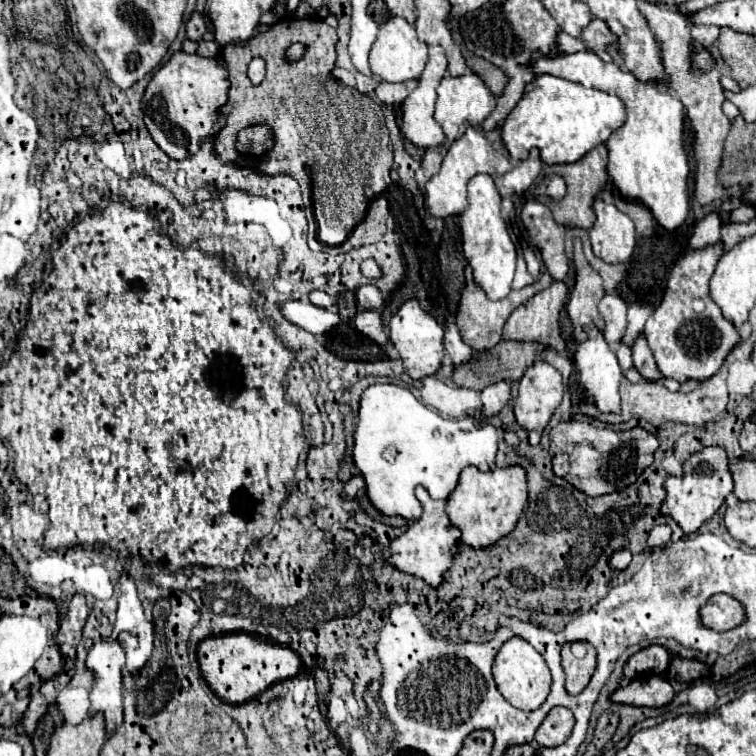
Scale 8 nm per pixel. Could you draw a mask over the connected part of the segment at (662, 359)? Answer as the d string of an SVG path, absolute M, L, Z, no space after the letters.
M722 241L704 249L688 251L670 271L662 303L644 327L644 337L654 353L660 373L664 377L676 379L678 383L686 383L690 379L706 381L714 377L728 353L740 343L740 333L736 325L724 319L720 307L712 301L708 293L708 281L722 253Z

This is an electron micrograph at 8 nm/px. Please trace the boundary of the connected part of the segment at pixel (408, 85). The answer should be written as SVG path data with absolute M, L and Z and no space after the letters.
M402 81L402 83L380 83L376 87L376 97L386 105L402 105L404 99L418 87L416 81Z

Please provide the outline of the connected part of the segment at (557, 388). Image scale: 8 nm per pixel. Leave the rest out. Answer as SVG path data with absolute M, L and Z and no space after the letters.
M536 361L522 375L518 397L514 401L514 415L516 415L516 421L528 431L530 445L536 445L540 441L542 431L546 429L554 409L562 403L563 395L564 384L562 382L562 375L550 363L546 363L546 361Z

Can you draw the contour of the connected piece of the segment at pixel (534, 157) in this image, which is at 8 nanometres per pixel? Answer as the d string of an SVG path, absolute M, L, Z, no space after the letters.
M532 149L530 157L524 159L516 169L508 171L506 175L502 175L495 179L496 187L499 193L503 196L506 189L512 189L514 193L522 193L526 191L534 179L538 177L538 173L542 171L542 159L540 159L540 151Z

